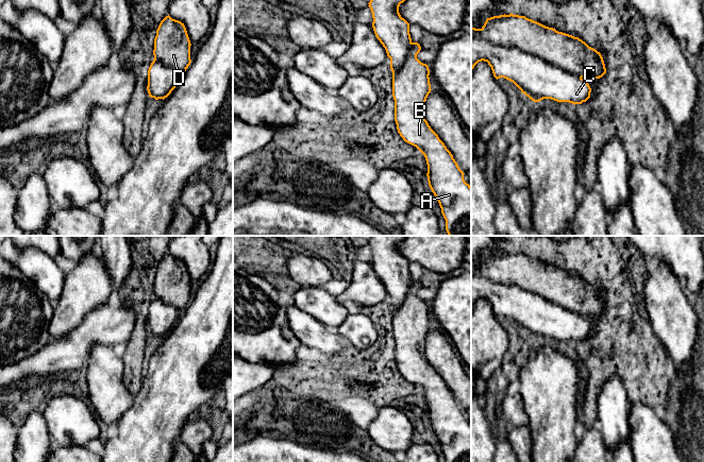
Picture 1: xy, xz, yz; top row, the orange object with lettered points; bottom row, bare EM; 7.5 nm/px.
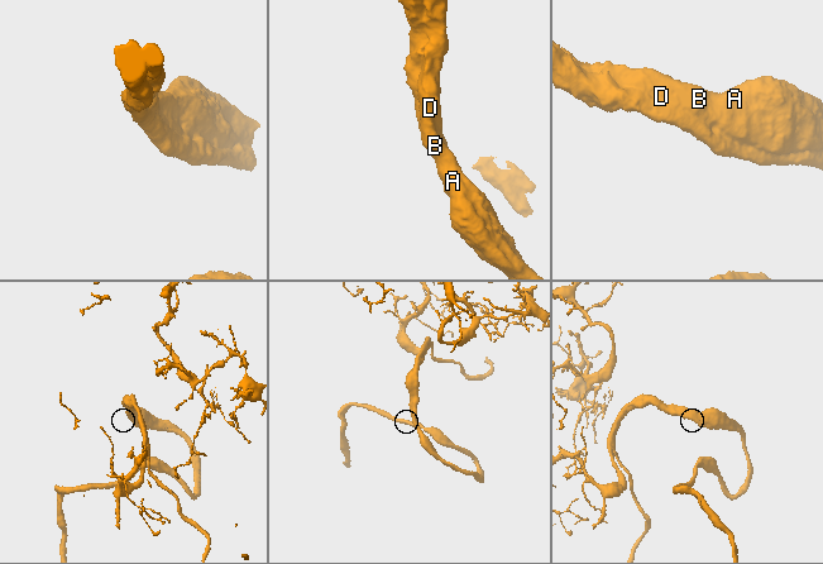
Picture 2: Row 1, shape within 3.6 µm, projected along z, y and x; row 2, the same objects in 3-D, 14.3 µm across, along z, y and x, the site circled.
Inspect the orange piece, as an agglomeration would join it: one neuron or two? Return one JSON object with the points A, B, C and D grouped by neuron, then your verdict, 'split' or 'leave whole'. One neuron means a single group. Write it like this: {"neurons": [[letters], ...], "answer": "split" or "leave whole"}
{"neurons": [["A", "B", "C", "D"]], "answer": "leave whole"}

